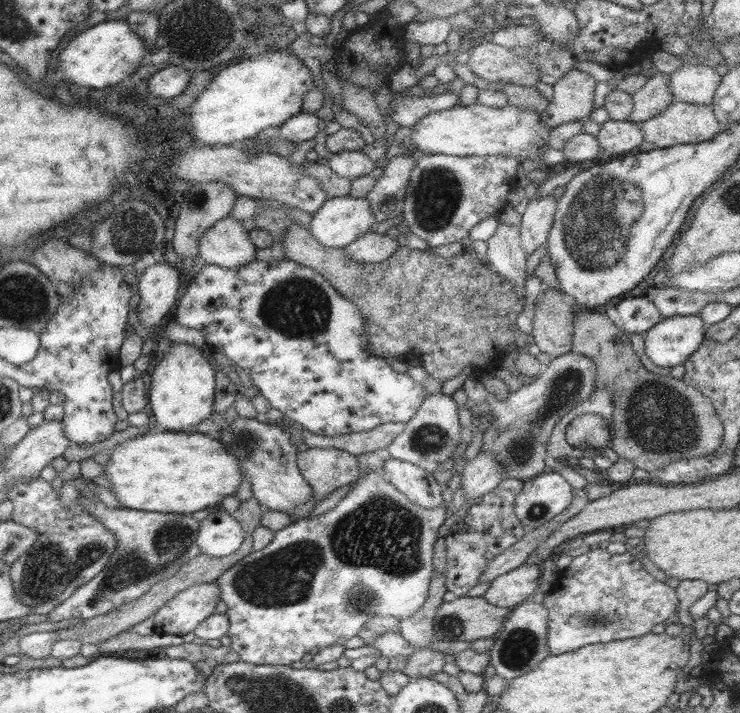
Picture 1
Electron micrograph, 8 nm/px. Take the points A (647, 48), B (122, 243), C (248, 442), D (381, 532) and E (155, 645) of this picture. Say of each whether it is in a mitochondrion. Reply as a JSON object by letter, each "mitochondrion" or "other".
{"A":"other","B":"mitochondrion","C":"mitochondrion","D":"mitochondrion","E":"other"}

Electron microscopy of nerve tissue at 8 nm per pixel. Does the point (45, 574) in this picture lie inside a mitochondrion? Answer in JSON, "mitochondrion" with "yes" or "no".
{"mitochondrion":"yes"}

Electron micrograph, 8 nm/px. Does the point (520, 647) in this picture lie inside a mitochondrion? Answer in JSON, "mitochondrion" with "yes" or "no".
{"mitochondrion":"yes"}

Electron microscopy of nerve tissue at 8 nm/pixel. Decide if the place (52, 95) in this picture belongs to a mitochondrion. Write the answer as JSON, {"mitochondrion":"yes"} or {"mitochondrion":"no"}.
{"mitochondrion":"no"}

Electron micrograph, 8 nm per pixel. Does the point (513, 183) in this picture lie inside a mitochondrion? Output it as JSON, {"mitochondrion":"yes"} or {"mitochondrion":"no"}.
{"mitochondrion":"no"}

